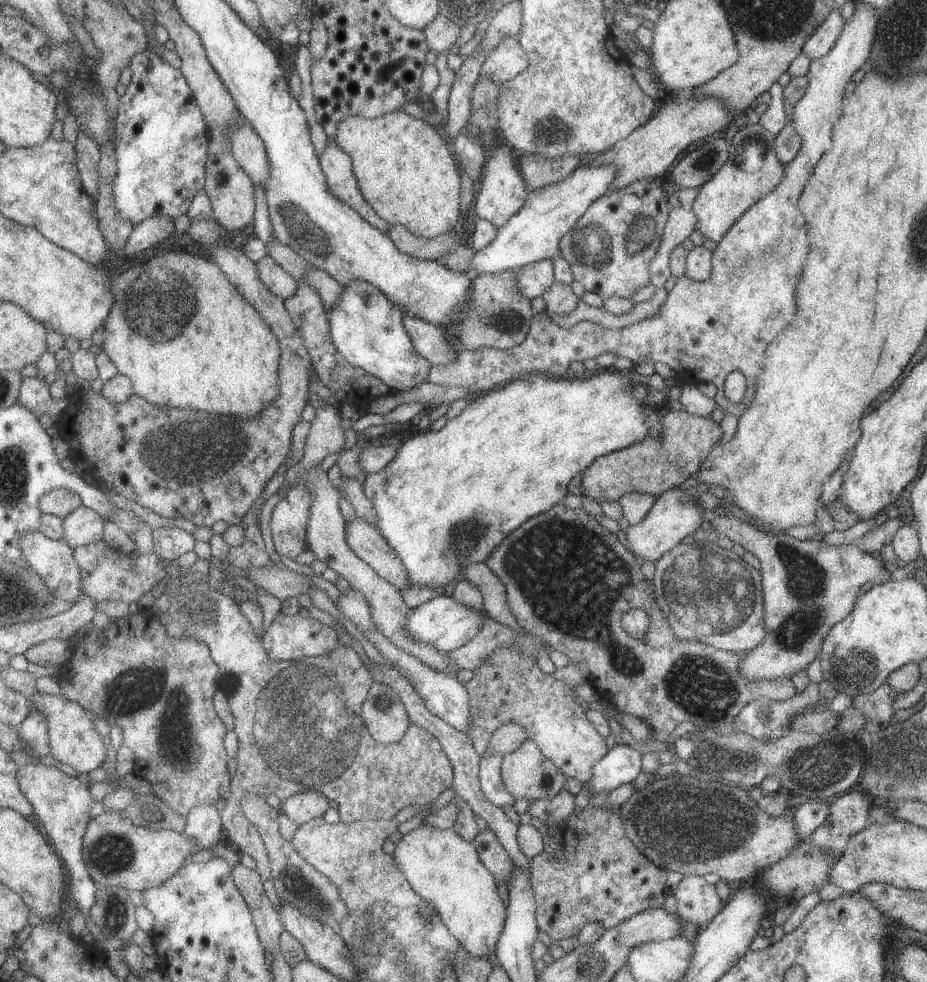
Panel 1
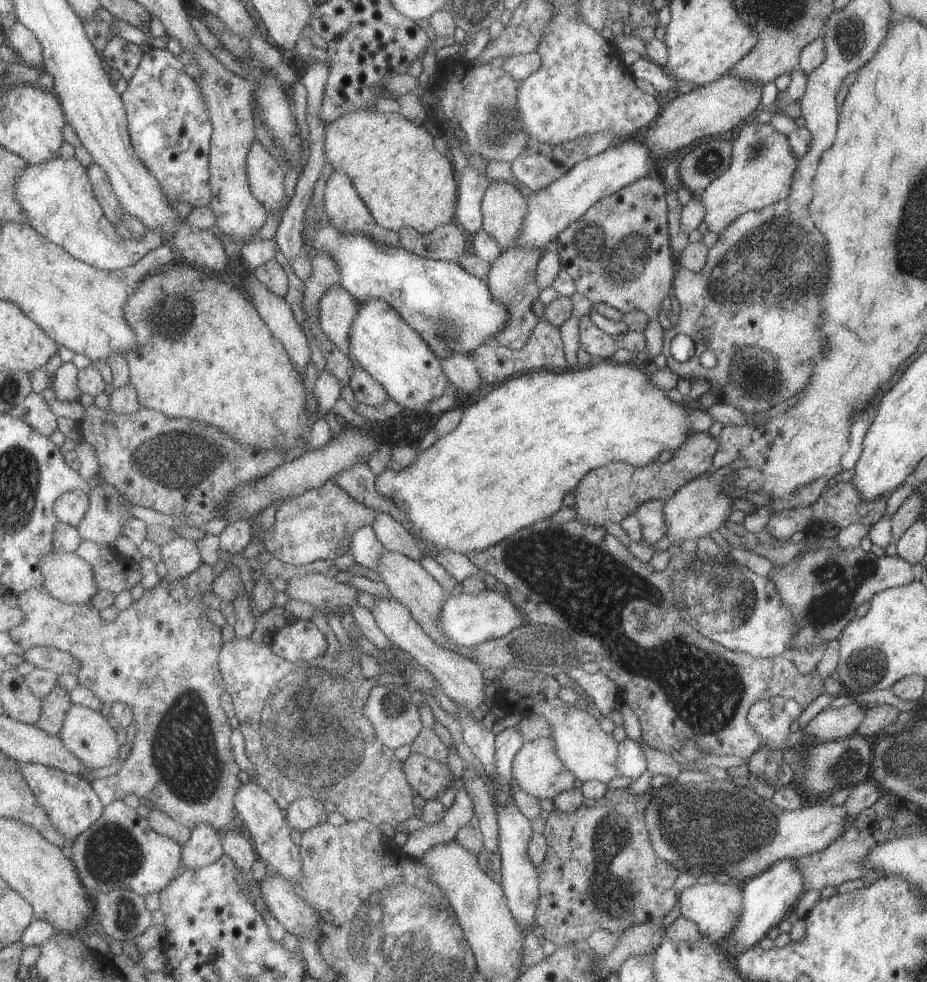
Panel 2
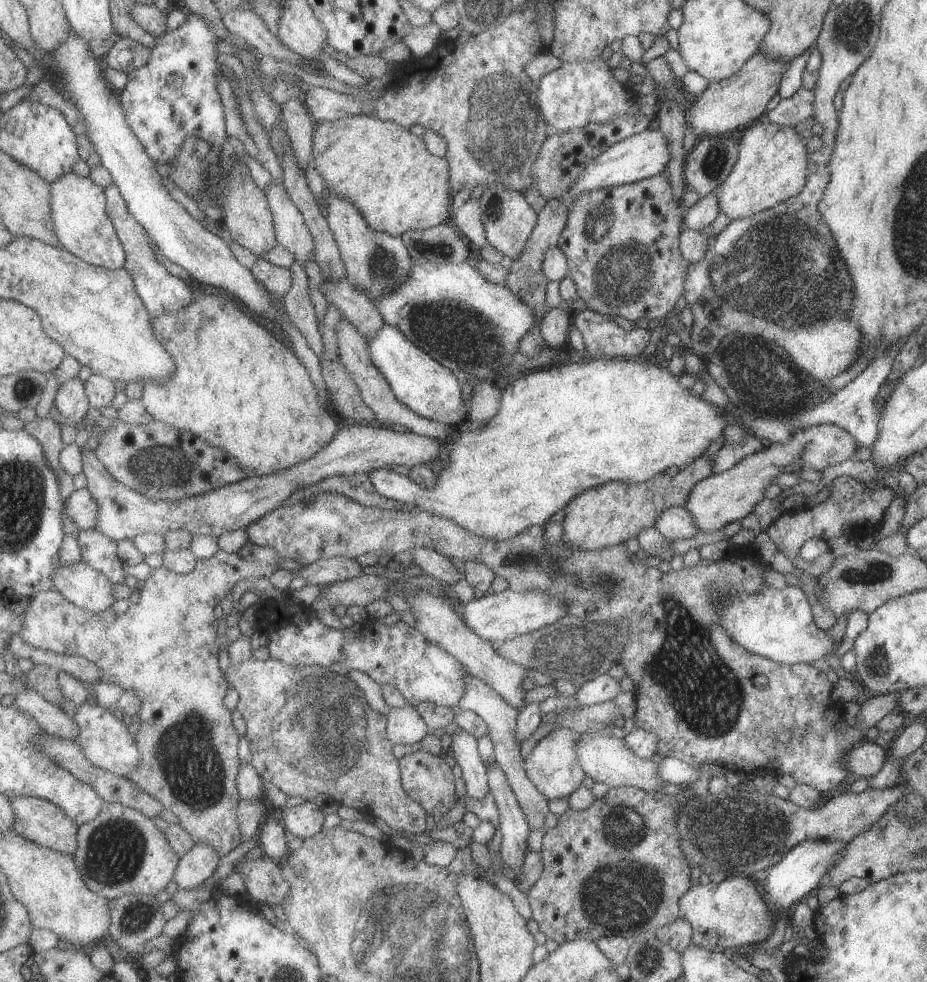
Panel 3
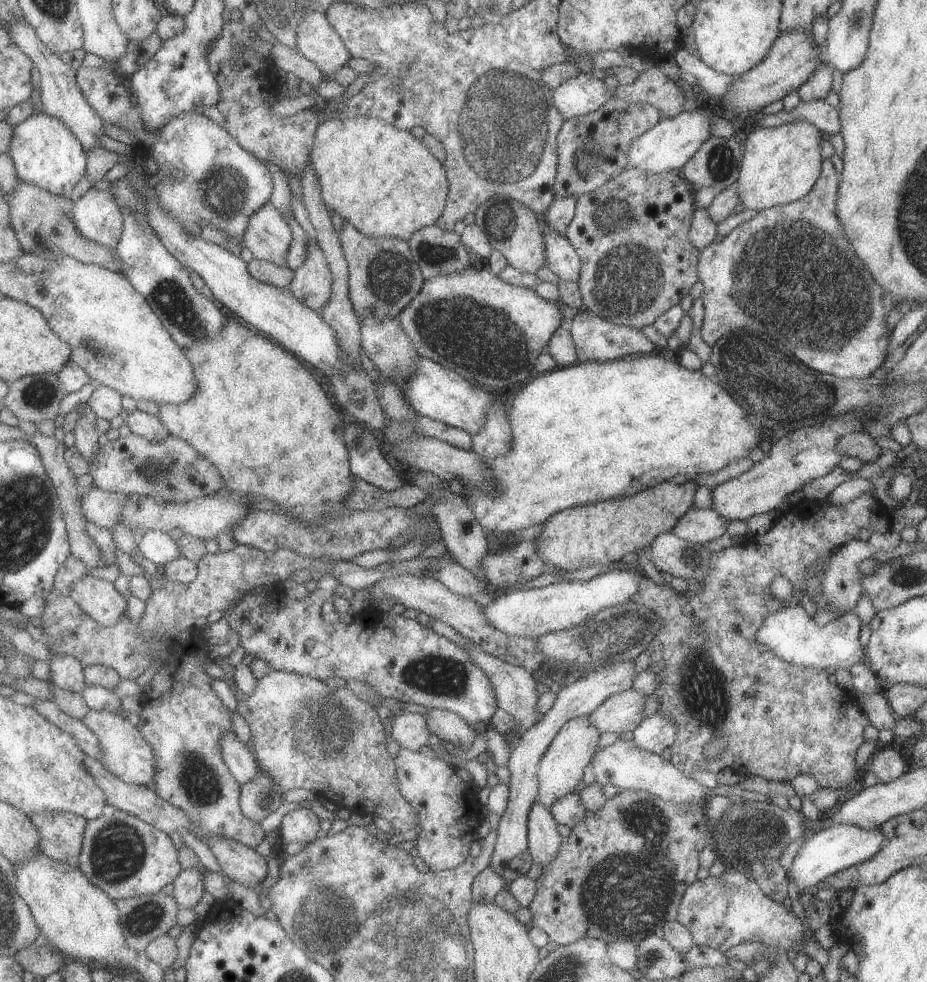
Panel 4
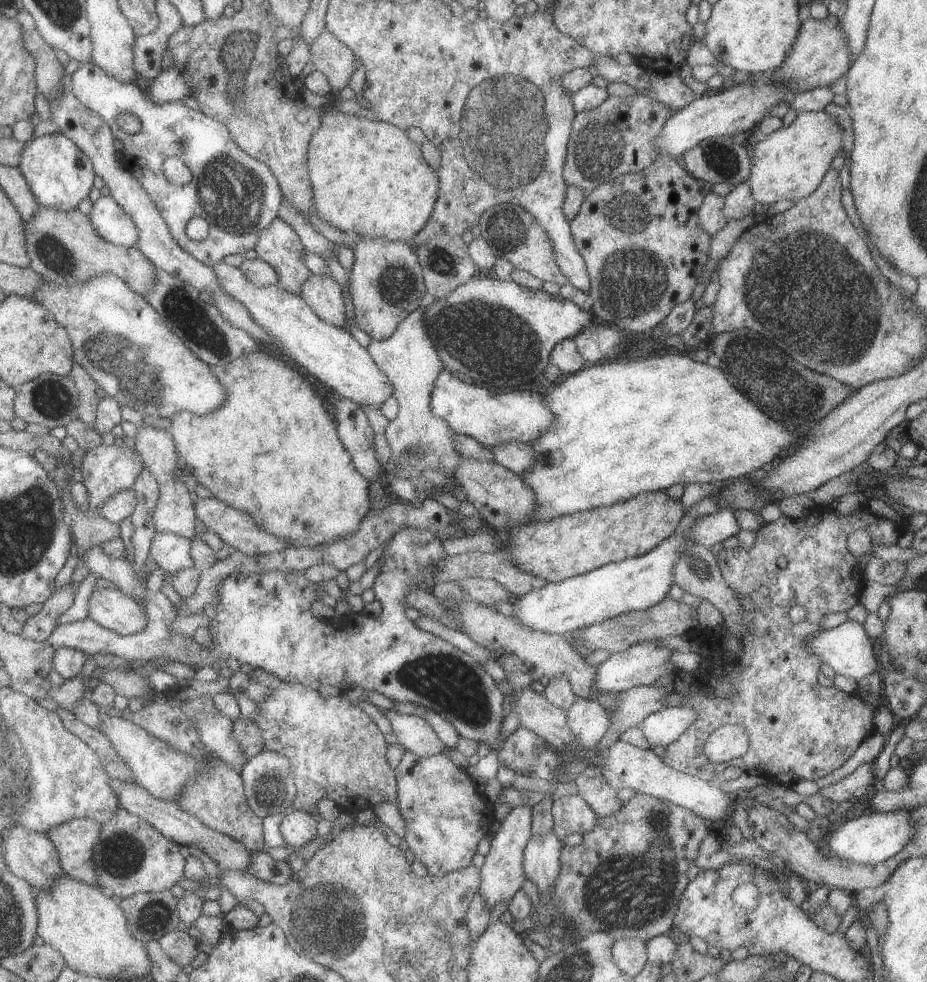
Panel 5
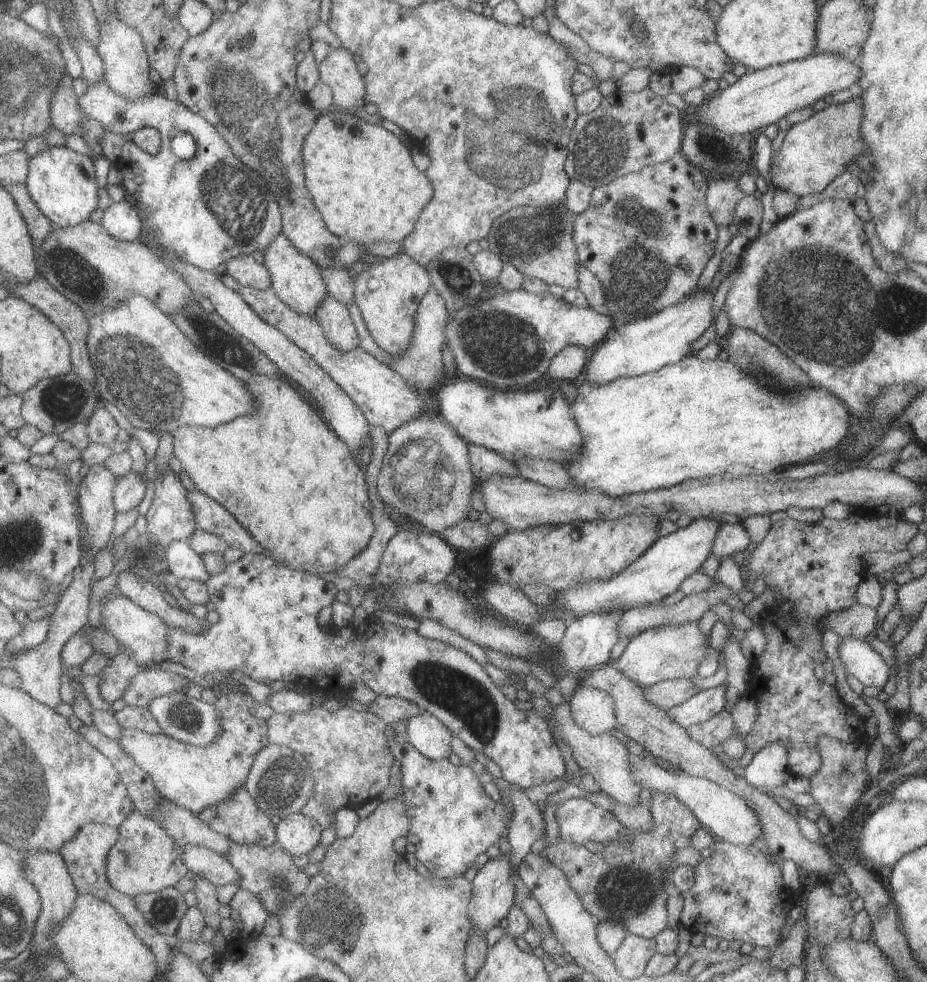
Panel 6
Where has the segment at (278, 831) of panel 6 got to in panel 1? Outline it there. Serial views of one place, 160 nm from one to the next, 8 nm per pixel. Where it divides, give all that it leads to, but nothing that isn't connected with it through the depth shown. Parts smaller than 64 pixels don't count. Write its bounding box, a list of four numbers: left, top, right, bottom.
[280,792,330,825]

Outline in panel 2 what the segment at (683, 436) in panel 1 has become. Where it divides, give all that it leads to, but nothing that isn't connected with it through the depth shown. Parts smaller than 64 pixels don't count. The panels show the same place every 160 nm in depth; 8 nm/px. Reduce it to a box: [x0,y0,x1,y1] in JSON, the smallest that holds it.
[572,430,718,529]

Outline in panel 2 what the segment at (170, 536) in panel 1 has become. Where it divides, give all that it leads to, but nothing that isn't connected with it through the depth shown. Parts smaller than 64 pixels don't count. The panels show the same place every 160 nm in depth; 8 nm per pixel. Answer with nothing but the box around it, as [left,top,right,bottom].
[162,535,205,580]

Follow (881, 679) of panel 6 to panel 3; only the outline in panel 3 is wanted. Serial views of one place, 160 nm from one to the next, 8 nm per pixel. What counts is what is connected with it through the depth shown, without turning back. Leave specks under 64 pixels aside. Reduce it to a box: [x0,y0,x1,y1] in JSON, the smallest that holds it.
[717,584,837,665]

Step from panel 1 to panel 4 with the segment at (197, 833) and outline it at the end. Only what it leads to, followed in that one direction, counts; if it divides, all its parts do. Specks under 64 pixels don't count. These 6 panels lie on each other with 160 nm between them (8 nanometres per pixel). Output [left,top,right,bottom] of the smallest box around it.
[175,867,207,909]

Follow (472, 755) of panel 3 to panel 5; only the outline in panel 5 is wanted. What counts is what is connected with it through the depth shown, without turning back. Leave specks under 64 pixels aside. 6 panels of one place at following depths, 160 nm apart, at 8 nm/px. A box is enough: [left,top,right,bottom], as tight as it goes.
[394,701,460,750]

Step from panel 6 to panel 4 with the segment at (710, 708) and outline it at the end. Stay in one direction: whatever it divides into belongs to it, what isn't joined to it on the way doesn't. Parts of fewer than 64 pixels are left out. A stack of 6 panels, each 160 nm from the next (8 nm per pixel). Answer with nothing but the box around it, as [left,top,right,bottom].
[633,713,678,754]

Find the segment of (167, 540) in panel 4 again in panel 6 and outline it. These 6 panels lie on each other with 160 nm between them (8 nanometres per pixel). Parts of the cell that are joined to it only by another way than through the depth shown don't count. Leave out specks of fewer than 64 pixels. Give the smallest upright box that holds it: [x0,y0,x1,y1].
[166,540,208,583]

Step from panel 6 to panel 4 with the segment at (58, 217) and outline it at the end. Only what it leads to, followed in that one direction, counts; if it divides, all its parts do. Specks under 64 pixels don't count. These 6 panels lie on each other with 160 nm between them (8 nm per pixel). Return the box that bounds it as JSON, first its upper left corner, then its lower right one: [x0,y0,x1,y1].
[9,111,89,197]

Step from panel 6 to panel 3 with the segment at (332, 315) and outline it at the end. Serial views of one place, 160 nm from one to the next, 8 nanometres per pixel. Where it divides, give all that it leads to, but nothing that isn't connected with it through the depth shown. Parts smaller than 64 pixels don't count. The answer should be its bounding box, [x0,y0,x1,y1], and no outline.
[265,181,315,268]

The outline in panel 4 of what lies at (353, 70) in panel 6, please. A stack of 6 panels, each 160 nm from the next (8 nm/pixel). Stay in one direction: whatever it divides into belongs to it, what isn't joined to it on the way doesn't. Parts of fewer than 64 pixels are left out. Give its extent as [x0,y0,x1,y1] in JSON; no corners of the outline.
[296,10,353,79]

